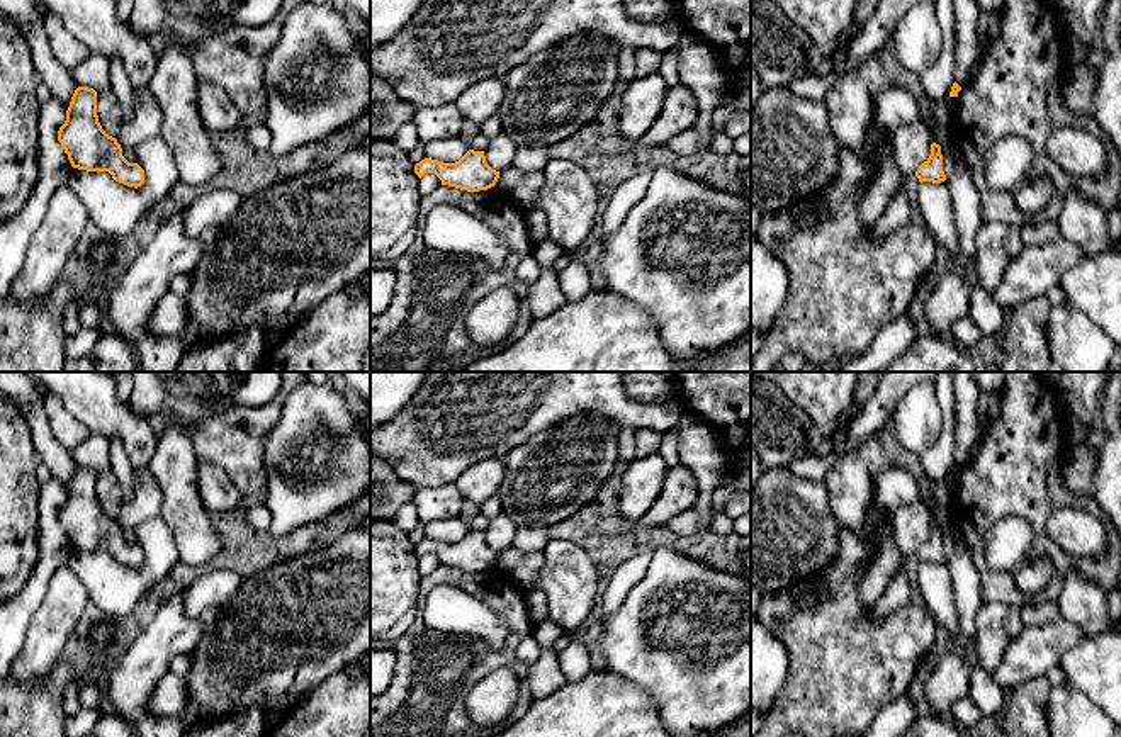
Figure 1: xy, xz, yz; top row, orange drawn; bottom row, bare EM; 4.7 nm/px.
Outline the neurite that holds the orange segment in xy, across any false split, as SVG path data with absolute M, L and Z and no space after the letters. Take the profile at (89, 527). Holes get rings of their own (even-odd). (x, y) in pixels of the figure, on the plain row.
M93 469L75 470L58 521L73 549L109 552L115 562L134 569L144 564L144 550L138 543L129 543L117 520L102 509Z

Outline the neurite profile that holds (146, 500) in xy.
M143 474L136 477L134 494L129 503L124 503L115 520L121 525L121 528L132 530L141 521L160 516L160 508L160 486L151 475Z

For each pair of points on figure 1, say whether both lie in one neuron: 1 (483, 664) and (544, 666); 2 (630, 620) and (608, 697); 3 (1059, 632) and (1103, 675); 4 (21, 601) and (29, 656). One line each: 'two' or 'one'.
1: two
2: two
3: two
4: two

